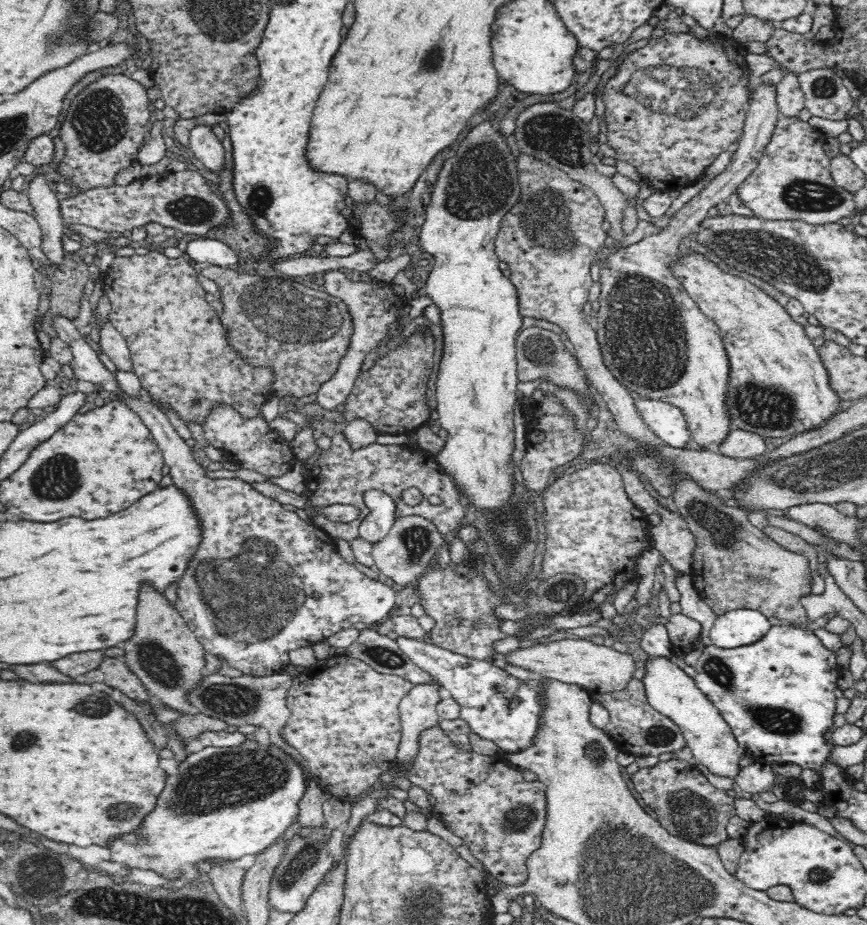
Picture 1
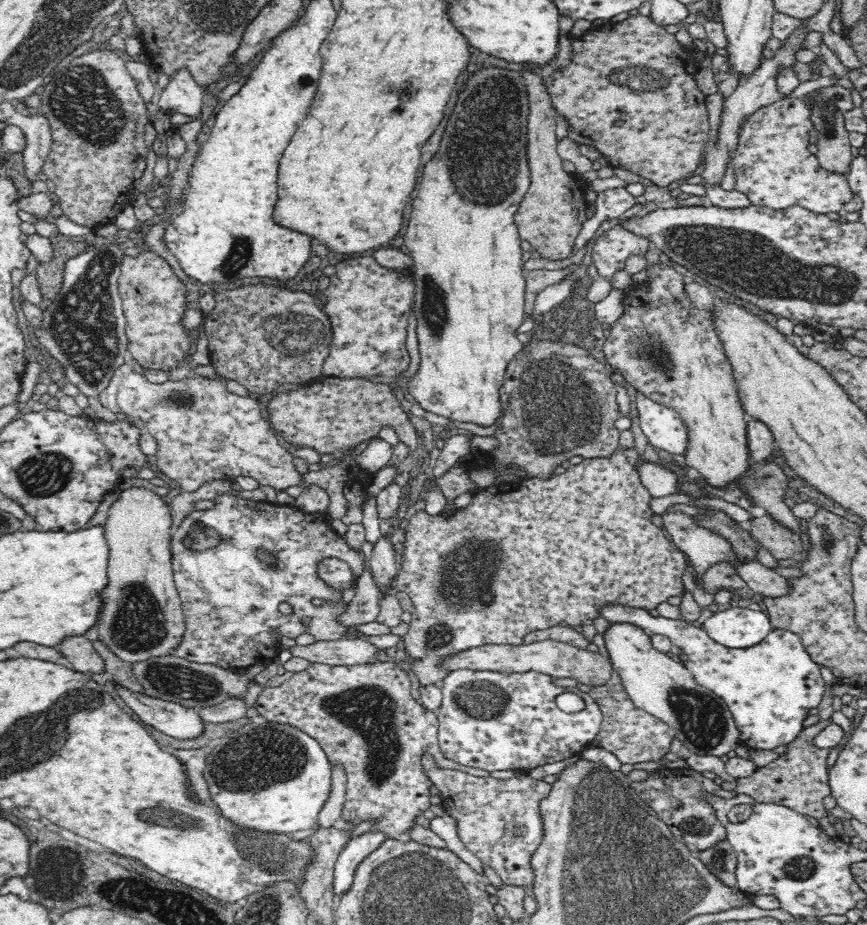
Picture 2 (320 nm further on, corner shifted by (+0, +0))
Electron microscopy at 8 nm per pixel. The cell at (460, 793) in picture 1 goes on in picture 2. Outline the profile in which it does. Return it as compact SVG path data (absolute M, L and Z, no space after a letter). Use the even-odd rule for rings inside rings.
M424 754L423 771L433 785L440 790L443 798L442 805L447 814L458 820L458 834L464 847L481 859L481 862L485 862L490 868L493 868L503 884L513 884L514 886L532 884L536 875L531 858L545 836L539 804L543 798L549 795L552 785L545 781L534 780L528 775L501 780L490 776L474 776L456 769L442 768L436 764L432 756Z

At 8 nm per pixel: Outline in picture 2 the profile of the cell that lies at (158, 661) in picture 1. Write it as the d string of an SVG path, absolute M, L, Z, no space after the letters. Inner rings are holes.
M128 488L119 492L119 497L112 502L109 508L108 518L102 524L102 531L104 531L104 538L108 542L110 548L110 556L108 556L108 586L102 590L102 598L104 598L104 608L98 616L98 638L109 648L115 655L120 657L125 663L140 662L140 660L148 660L152 656L160 656L162 654L171 654L172 648L178 646L182 634L184 634L184 615L182 612L181 598L177 591L175 580L173 577L174 569L171 563L171 540L173 539L173 532L171 526L173 523L172 507L158 494L146 488Z

